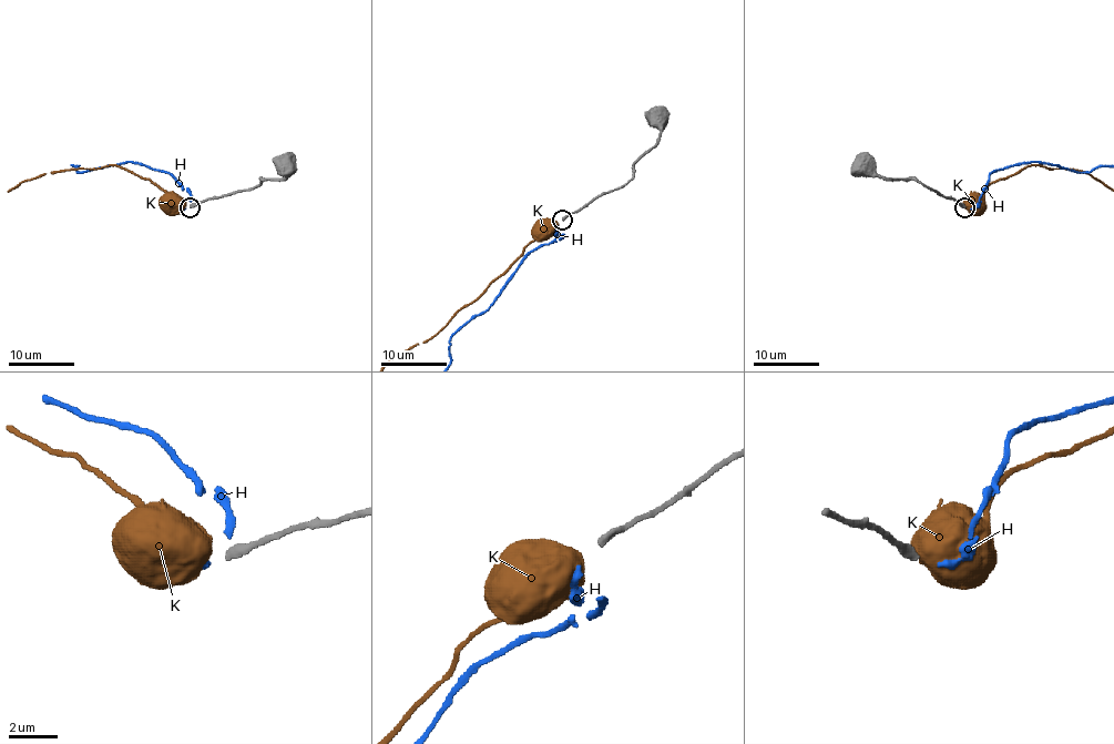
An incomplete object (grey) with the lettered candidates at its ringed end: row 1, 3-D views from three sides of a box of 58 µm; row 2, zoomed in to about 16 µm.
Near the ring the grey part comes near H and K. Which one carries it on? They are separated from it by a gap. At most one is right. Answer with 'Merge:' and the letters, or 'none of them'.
Merge: H

